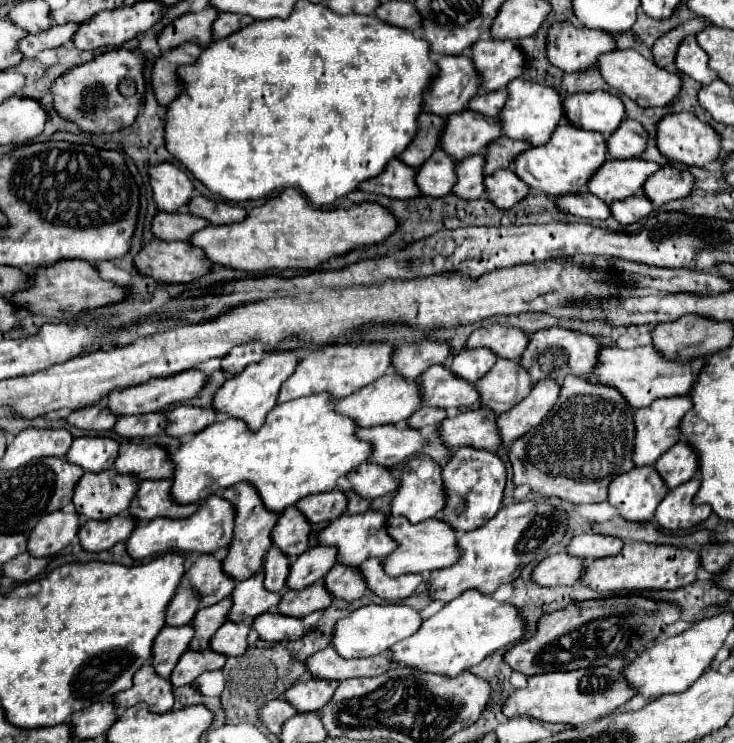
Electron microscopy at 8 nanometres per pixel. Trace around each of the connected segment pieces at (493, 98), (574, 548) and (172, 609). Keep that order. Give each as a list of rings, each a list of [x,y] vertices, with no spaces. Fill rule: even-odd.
[[[500,89],[500,91],[482,91],[478,93],[472,101],[470,101],[470,109],[486,115],[486,117],[498,117],[500,109],[506,105],[508,101],[508,91]]]
[[[586,533],[586,535],[574,537],[566,547],[566,553],[580,559],[598,559],[598,557],[616,555],[622,549],[622,545],[624,545],[622,539],[606,537],[598,533]]]
[[[178,587],[178,591],[172,597],[172,603],[168,603],[168,609],[166,609],[166,625],[172,625],[172,627],[188,625],[198,611],[198,603],[200,603],[200,597],[196,597],[192,589]]]

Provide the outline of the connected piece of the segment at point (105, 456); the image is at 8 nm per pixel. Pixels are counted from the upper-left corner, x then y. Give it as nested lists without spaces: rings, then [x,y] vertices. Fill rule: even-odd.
[[[78,437],[66,453],[68,463],[82,467],[84,471],[106,471],[112,469],[118,457],[118,441],[110,437]]]

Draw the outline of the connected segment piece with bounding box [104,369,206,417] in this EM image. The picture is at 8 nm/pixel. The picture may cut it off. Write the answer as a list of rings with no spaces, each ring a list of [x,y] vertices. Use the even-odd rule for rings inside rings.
[[[190,369],[190,371],[184,371],[176,377],[164,377],[164,379],[154,379],[154,381],[148,381],[144,385],[132,385],[128,389],[114,389],[112,393],[108,393],[106,397],[106,407],[122,417],[122,415],[142,415],[142,413],[154,413],[154,411],[164,411],[166,407],[170,407],[170,403],[178,403],[178,401],[186,401],[186,399],[192,399],[196,397],[202,387],[206,383],[206,375],[202,371],[196,371],[196,369]]]

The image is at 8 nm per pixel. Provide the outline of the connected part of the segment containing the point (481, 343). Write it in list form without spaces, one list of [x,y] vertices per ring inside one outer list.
[[[488,325],[476,329],[468,341],[466,349],[476,349],[476,347],[486,347],[496,357],[504,357],[510,361],[518,361],[520,355],[524,353],[528,345],[528,337],[522,329],[518,327],[504,327],[504,325]]]

